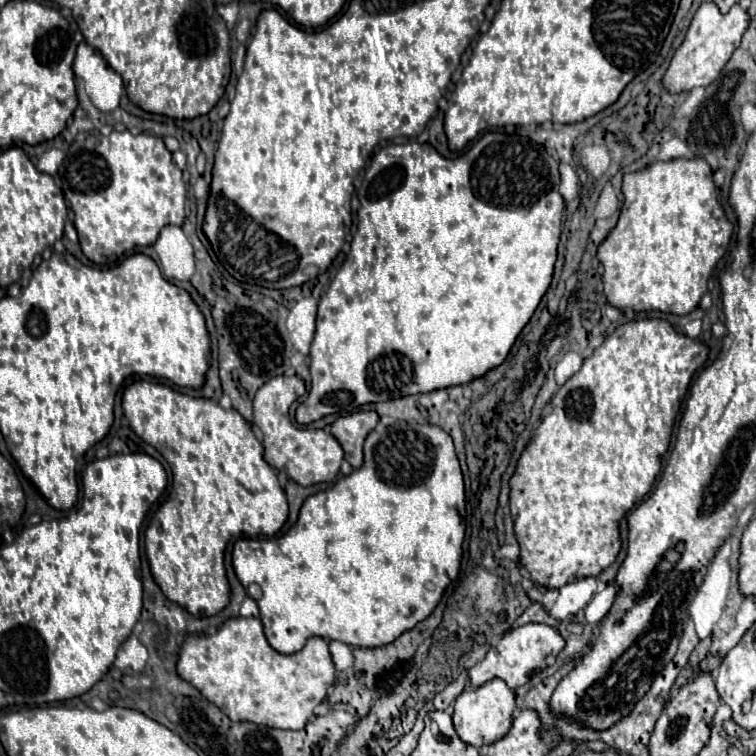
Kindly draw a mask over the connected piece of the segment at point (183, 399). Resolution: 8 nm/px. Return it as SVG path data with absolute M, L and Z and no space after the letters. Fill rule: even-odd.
M135 379L123 391L121 405L131 429L149 441L171 467L171 487L153 511L145 529L145 553L151 573L163 593L195 617L209 617L229 603L229 583L223 555L231 537L271 537L287 521L287 497L277 481L277 471L263 461L263 445L237 409L223 409L217 401L191 397L169 385Z

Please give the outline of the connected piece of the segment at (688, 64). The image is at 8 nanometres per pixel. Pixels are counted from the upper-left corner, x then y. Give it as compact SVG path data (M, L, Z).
M705 1L697 9L683 43L677 47L677 51L661 79L663 87L669 93L681 93L681 91L691 91L693 87L711 85L715 81L715 77L719 77L719 73L721 73L723 65L729 61L731 53L739 47L741 37L747 29L747 23L749 23L749 15L739 5L731 7L731 11L727 15L723 15L723 13L719 13L715 3Z

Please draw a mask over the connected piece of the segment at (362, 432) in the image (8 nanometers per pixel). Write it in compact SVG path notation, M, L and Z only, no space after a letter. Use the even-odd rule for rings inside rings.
M359 411L339 417L331 425L333 437L341 443L345 451L345 459L351 463L353 469L363 465L363 441L371 429L375 429L379 415L375 411Z

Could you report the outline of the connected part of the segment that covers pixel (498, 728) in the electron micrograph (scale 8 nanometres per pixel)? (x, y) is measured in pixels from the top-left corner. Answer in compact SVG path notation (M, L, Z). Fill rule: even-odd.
M491 679L477 689L465 689L457 697L455 709L453 709L455 731L469 745L475 745L475 747L489 745L491 741L497 741L499 737L503 737L503 733L507 733L507 729L511 727L515 707L517 707L515 693L501 679Z

